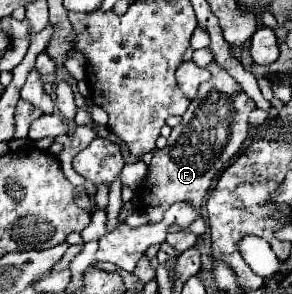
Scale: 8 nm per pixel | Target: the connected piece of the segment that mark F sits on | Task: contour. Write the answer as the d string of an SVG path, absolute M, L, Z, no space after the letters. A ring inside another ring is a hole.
M211 62L207 70L211 72L211 78L199 88L199 96L191 100L187 112L183 114L183 122L175 126L167 138L167 144L175 146L157 150L149 164L143 212L151 218L151 222L159 222L163 212L175 202L189 202L199 208L213 180L217 180L225 166L235 160L241 144L247 138L247 118L255 108L255 102L219 64Z

